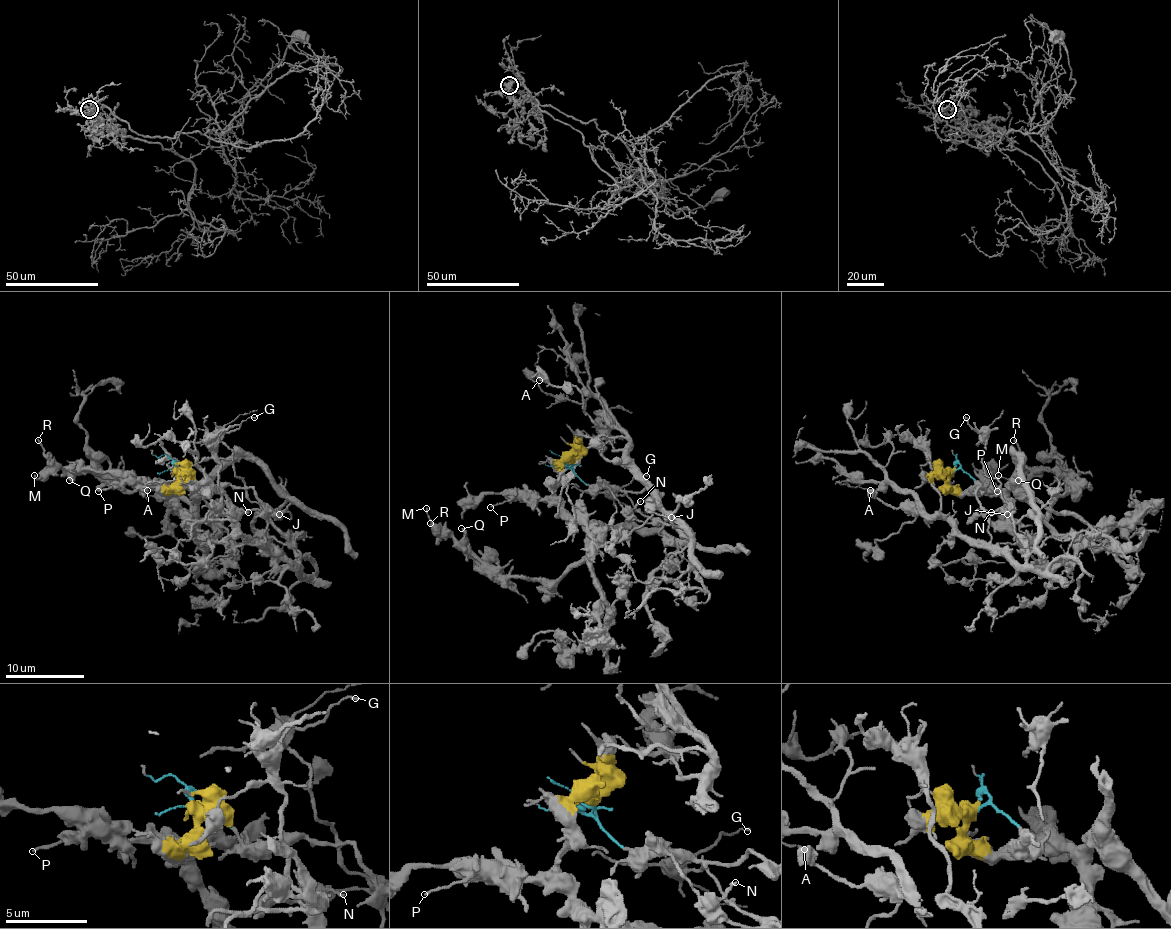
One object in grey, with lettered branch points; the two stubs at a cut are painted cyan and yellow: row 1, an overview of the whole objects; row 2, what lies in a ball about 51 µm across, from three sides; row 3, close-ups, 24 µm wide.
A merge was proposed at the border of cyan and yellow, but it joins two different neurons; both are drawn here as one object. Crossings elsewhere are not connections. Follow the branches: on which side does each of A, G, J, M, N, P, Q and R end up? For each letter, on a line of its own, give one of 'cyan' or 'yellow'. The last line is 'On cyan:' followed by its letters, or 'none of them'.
A: cyan
G: cyan
J: cyan
M: yellow
N: cyan
P: yellow
Q: yellow
R: yellow
On cyan: A, G, J, N

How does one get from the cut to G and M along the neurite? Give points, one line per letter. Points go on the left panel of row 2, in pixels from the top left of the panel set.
G: (175, 469), (201, 487), (250, 487), (266, 542), (298, 564), (292, 542), (248, 499), (223, 439), (254, 418)
M: (175, 469), (175, 483), (164, 485), (189, 491), (197, 514), (162, 487), (122, 491), (85, 471), (33, 475)

